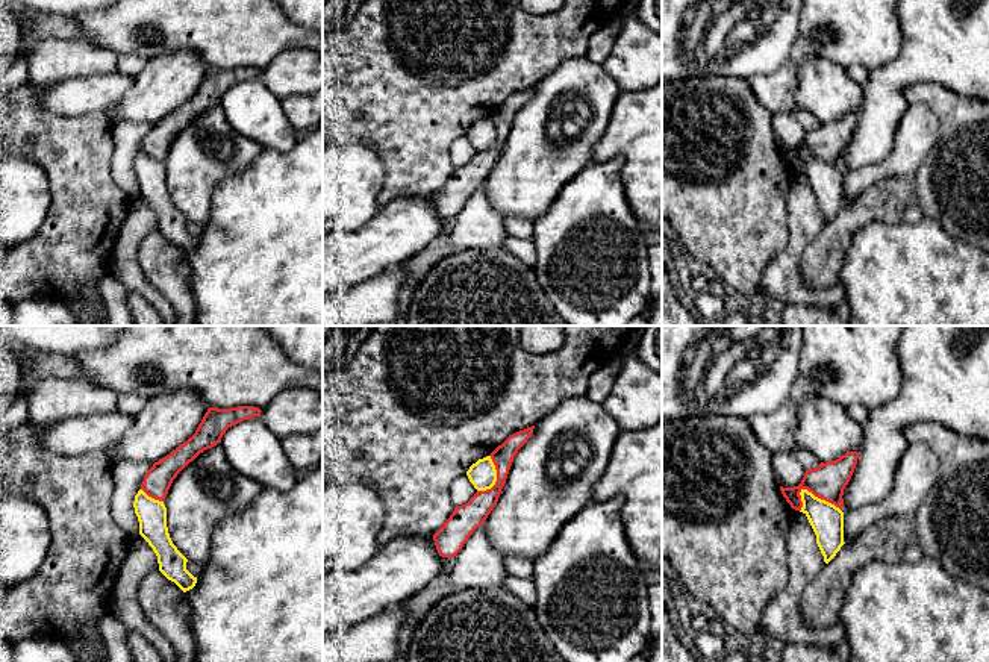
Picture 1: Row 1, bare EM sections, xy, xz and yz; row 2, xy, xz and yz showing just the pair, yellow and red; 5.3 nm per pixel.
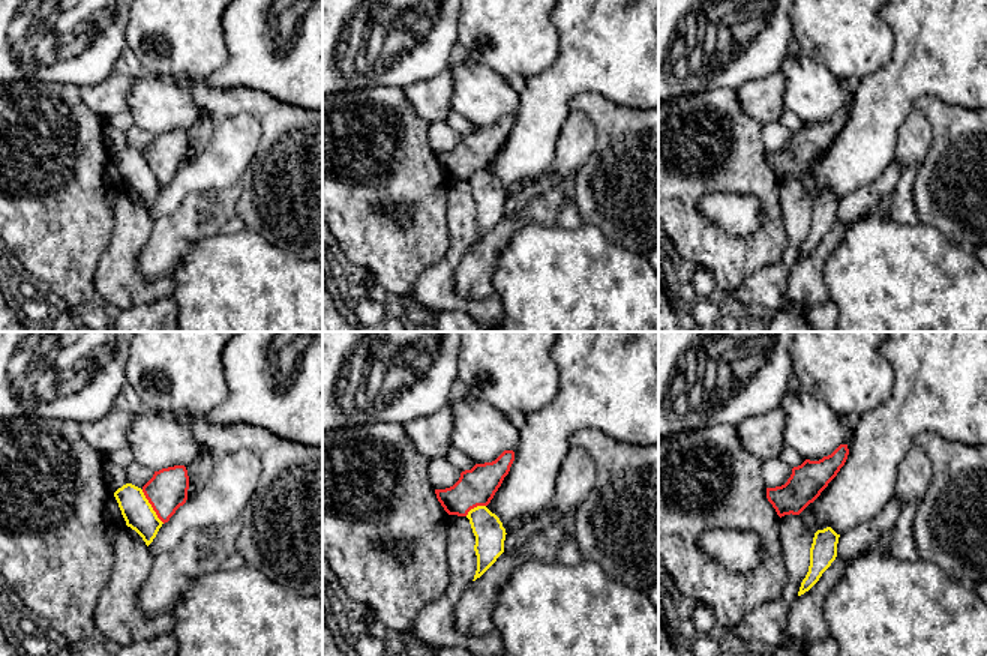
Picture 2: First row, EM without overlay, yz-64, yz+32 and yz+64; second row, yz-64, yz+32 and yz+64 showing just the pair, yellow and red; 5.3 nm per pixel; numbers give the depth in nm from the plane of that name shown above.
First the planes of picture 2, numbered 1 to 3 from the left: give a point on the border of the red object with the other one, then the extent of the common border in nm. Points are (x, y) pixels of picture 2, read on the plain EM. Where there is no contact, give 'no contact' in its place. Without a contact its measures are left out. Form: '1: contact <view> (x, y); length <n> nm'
1: contact yz-64 (150, 170); length 220 nm
2: contact yz+32 (474, 171); length 130 nm
3: no contact

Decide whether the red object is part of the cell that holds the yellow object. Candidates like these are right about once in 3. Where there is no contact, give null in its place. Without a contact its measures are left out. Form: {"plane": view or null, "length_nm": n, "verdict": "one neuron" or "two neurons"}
{"plane": "yz", "length_nm": 240, "verdict": "two neurons"}

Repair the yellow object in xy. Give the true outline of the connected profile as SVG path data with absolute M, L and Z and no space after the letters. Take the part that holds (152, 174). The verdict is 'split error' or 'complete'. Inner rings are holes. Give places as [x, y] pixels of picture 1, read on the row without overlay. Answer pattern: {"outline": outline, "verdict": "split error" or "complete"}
{"outline": "M139 150L135 156L133 168L139 182L139 195L156 214L159 232L183 253L192 250L197 238L186 230L188 220L170 198L164 162L154 161Z", "verdict": "complete"}

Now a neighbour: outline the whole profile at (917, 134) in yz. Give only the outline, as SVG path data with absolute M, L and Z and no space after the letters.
M925 103L909 105L897 129L891 155L880 164L844 174L844 203L886 179L913 179L938 141L939 121Z

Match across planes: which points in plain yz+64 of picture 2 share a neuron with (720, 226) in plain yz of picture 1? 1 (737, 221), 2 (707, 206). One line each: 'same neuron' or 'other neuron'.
1: other neuron
2: other neuron

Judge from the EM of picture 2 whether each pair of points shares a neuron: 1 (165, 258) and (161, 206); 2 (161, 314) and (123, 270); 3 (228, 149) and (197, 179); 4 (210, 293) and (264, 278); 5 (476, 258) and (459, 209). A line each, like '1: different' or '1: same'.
1: different
2: different
3: same
4: same
5: different

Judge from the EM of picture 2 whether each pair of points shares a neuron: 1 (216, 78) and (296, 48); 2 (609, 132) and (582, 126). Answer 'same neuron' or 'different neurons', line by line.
1: same neuron
2: different neurons

